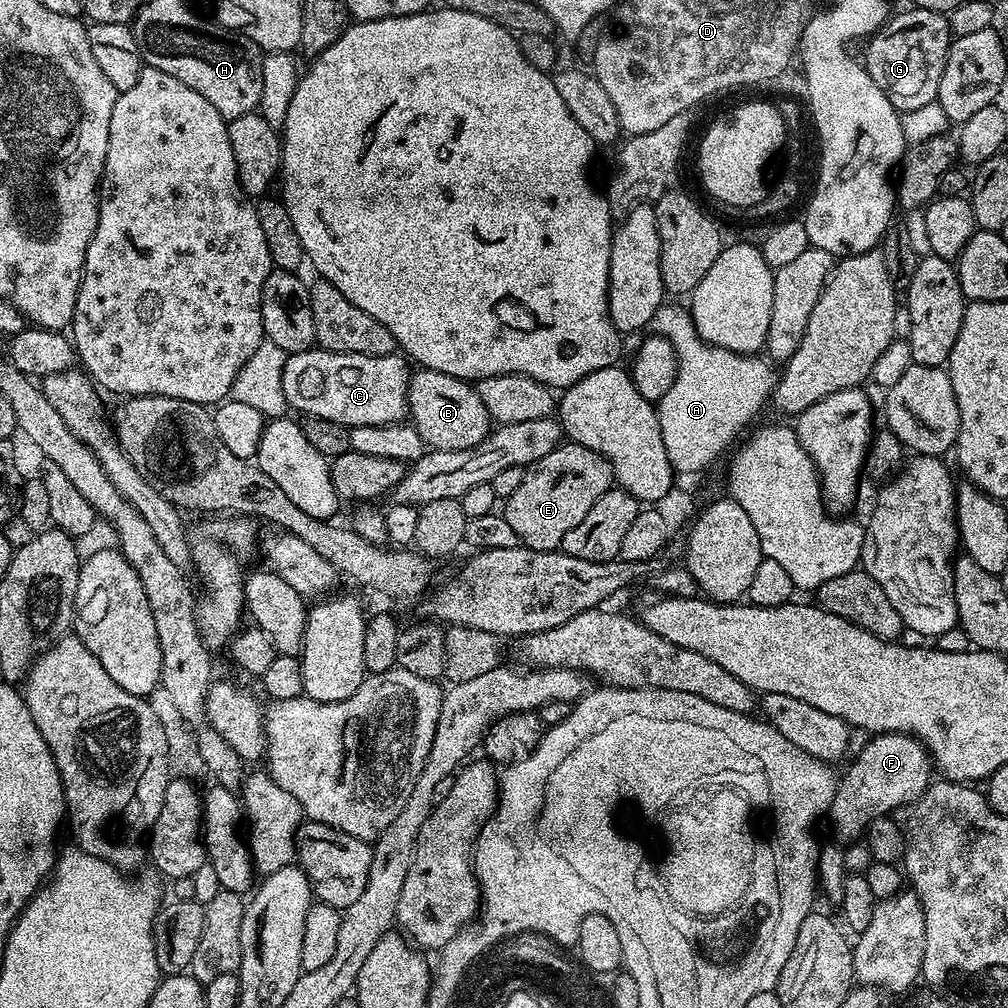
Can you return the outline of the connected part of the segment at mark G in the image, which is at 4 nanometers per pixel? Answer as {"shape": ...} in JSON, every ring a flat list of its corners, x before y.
{"shape":[[909,6,895,16,896,13,872,33,862,63,882,94,903,114,936,103,938,82,942,82,948,47,954,37,945,13]]}

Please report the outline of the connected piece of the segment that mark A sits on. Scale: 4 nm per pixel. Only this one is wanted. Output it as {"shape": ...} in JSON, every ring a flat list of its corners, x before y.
{"shape":[[671,302,661,304,650,328,655,335,668,340,676,351,676,377,658,401,666,454,676,472,703,473,707,464,714,463,737,443,736,435,763,410,764,404,766,408,776,386,777,373,772,373,773,365,759,355,743,356,707,344,698,334,687,307,679,308]]}

